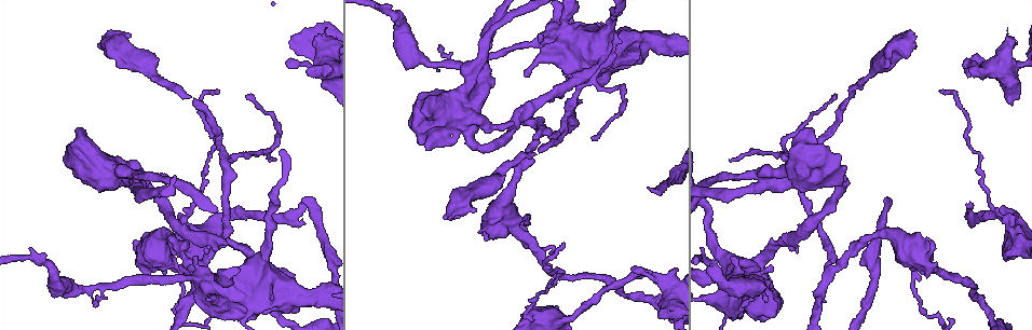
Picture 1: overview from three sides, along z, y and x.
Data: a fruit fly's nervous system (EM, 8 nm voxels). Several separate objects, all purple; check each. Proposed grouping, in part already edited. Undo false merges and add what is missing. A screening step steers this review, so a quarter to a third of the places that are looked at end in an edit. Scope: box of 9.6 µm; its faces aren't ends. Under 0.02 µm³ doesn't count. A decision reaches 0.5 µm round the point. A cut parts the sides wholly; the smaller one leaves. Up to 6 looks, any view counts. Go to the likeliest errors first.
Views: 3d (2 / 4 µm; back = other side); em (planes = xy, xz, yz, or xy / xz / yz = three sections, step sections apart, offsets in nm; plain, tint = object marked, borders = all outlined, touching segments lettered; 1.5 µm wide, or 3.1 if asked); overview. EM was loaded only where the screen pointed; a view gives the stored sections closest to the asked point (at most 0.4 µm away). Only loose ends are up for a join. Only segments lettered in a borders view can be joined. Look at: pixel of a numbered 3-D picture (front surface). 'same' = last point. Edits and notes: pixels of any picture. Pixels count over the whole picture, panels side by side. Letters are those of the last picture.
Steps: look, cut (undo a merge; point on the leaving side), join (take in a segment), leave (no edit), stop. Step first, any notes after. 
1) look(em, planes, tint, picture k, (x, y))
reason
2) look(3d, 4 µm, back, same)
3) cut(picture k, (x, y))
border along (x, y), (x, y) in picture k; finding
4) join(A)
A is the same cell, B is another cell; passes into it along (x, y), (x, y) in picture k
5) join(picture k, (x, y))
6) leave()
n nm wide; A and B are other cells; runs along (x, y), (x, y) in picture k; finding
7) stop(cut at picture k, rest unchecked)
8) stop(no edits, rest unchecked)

look(3d, 4 µm, picture 1, (475, 211))
stops while still wide

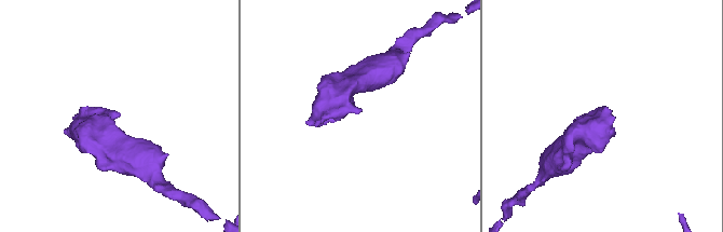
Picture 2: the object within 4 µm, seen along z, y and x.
look(em, xy, step 8, borders, picture 2, (598, 112))
shape alone is not enough

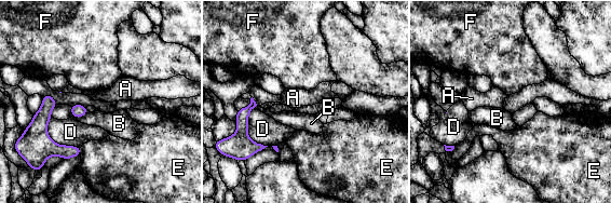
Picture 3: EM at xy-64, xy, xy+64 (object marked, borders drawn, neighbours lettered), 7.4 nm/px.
leave()
D touches over 320 nm; A, B, D, E and F are other cells; border along (89, 112), (77, 119) in picture 3; no lettered segment goes on from it

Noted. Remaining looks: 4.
look(em, yz, step 8, borders, picture 1, (220, 317))
thick end

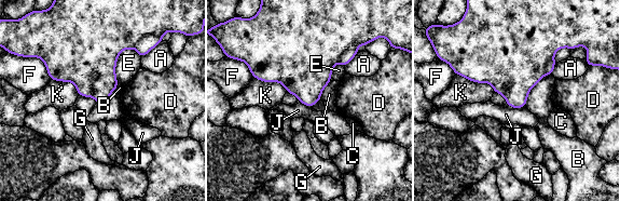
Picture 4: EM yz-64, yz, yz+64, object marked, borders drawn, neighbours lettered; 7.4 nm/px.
cut(picture 4, (353, 50))
A, B, C, D, E, F, G, J and K are other cells; border along (358, 44), (352, 44), (338, 61) in picture 4; two cells meet here

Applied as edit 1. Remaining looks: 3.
look(3d, 2 µm, back, picture 1, (1008, 37))
branch stops here

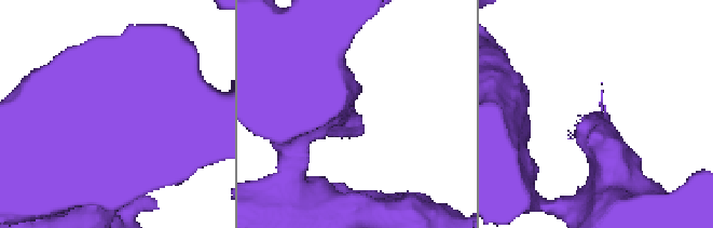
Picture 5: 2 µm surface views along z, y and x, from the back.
look(em, xy, step 8, borders, picture 5, (357, 113))

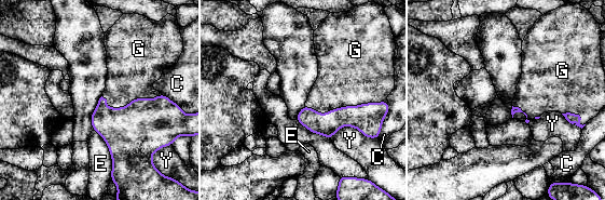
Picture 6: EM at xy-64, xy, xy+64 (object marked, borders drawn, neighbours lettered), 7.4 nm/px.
look(em, planes, borders, same)
cut it another way

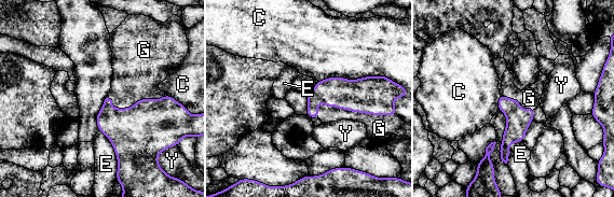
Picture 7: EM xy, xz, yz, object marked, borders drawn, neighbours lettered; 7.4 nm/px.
join(G)
G is the same cell, C, E and Y are other cells; passes into it along (376, 95), (348, 110), (377, 126) in picture 7; it goes on there

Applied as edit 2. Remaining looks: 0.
stop(cut at picture 4, join at picture 7, rest unchecked)

